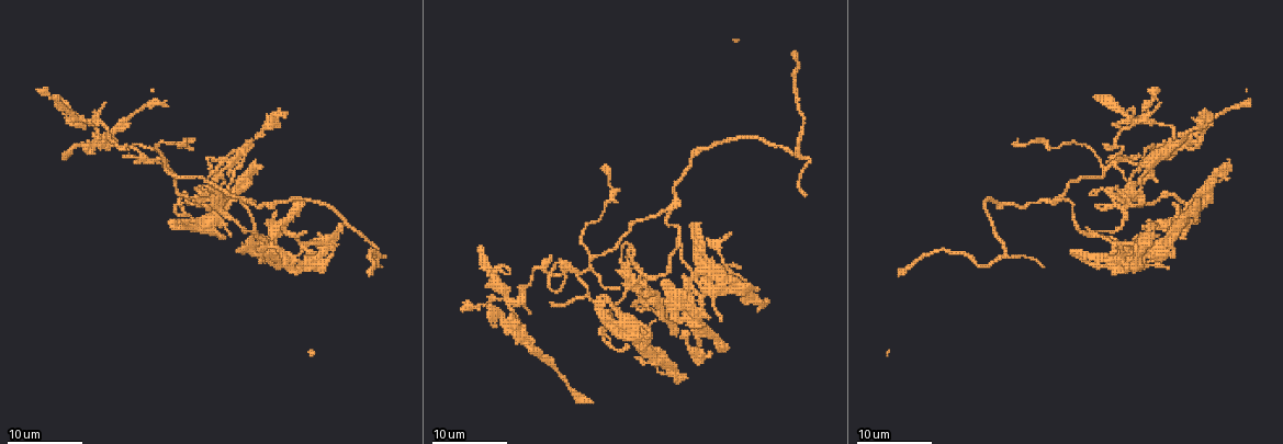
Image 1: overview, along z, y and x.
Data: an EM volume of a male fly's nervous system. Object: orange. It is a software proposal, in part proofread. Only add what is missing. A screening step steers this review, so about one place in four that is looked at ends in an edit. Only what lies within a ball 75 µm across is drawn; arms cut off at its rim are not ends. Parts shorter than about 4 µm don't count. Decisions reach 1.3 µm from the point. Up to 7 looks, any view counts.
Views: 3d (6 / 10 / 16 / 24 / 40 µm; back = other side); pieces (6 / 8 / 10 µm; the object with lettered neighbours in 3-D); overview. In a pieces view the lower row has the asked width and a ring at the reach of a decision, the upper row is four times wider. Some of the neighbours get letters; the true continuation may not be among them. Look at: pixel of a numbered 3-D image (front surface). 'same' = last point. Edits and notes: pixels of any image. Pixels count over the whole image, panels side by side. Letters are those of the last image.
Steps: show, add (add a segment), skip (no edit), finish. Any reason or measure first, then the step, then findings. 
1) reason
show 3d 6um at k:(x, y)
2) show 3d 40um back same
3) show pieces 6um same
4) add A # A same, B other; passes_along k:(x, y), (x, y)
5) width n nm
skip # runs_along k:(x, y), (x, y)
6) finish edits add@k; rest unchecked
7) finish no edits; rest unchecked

free end
show pieces 10um at 1:(551, 303)

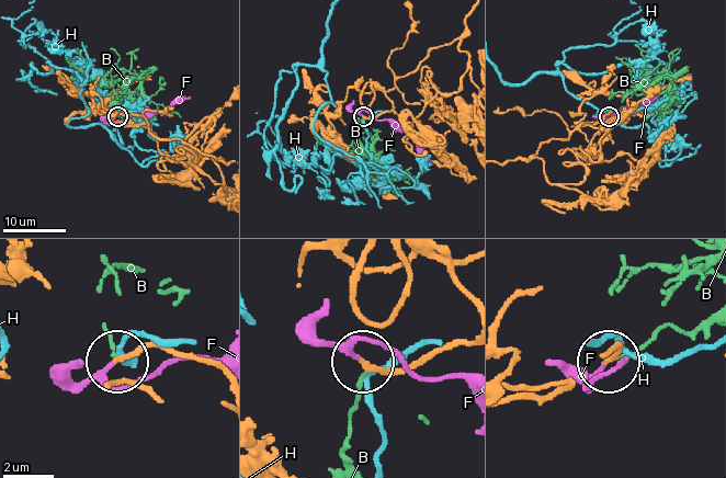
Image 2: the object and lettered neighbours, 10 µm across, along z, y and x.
add F # B other, F same, H other; passes_along 2:(602, 354), (613, 344), (613, 356), (588, 388), (623, 359); it goes on there

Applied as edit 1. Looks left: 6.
show pieces 10um at 1:(665, 314)

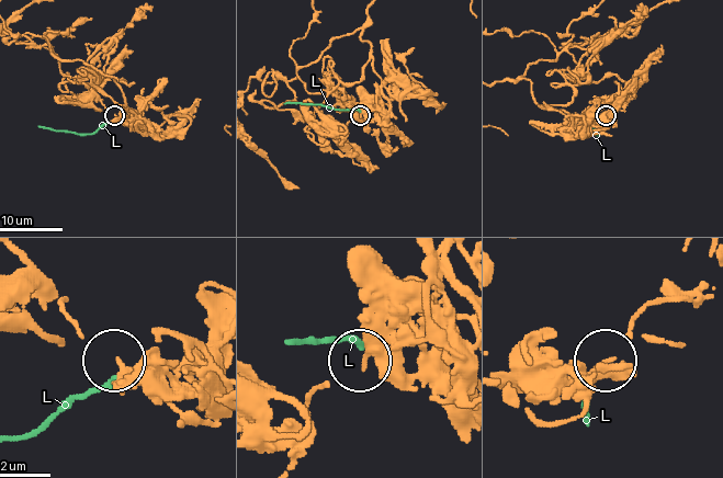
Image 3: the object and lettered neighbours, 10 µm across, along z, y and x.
skip # L other; none of them fits

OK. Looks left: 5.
branch stops here
show pieces 6um at 1:(172, 223)

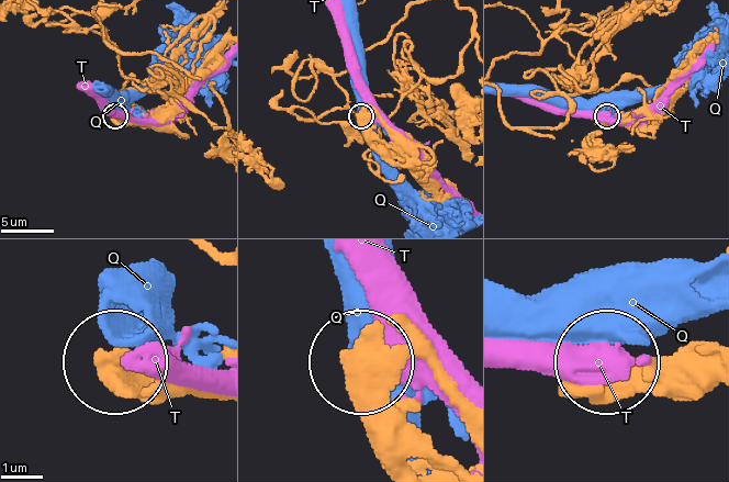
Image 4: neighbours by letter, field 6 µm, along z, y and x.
skip # Q other, T other; none of them fits

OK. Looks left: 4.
finish edits add@2; rest unchecked

